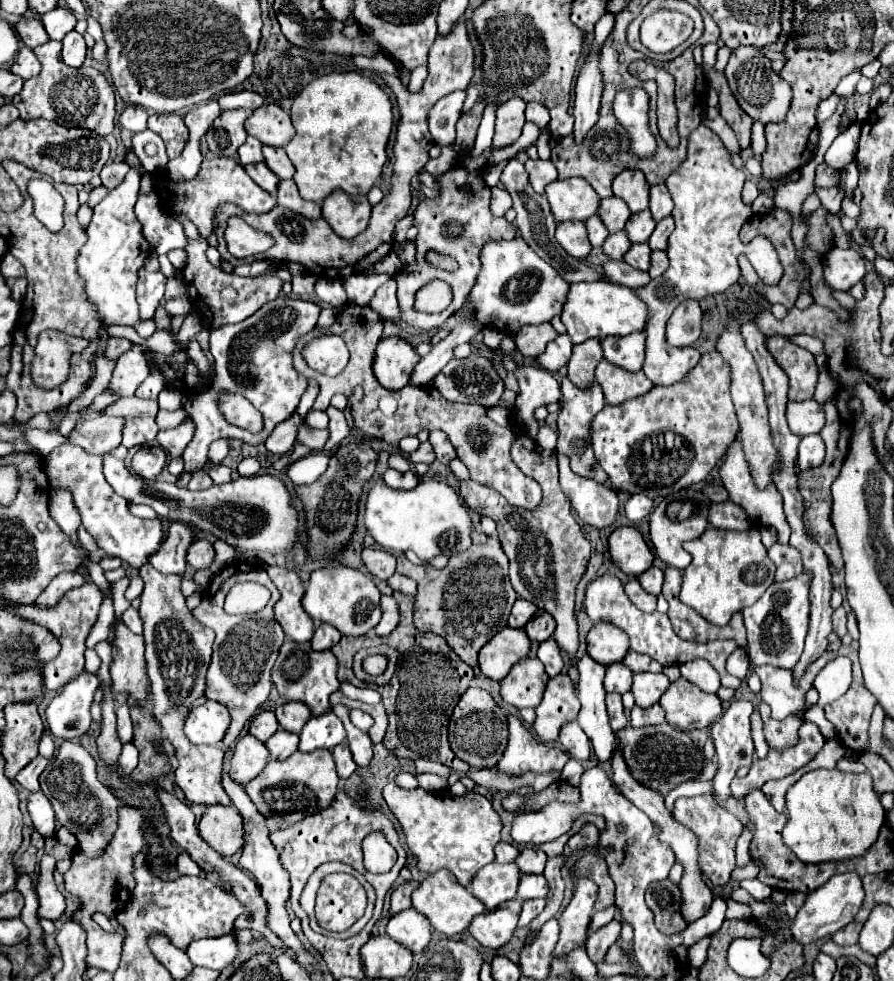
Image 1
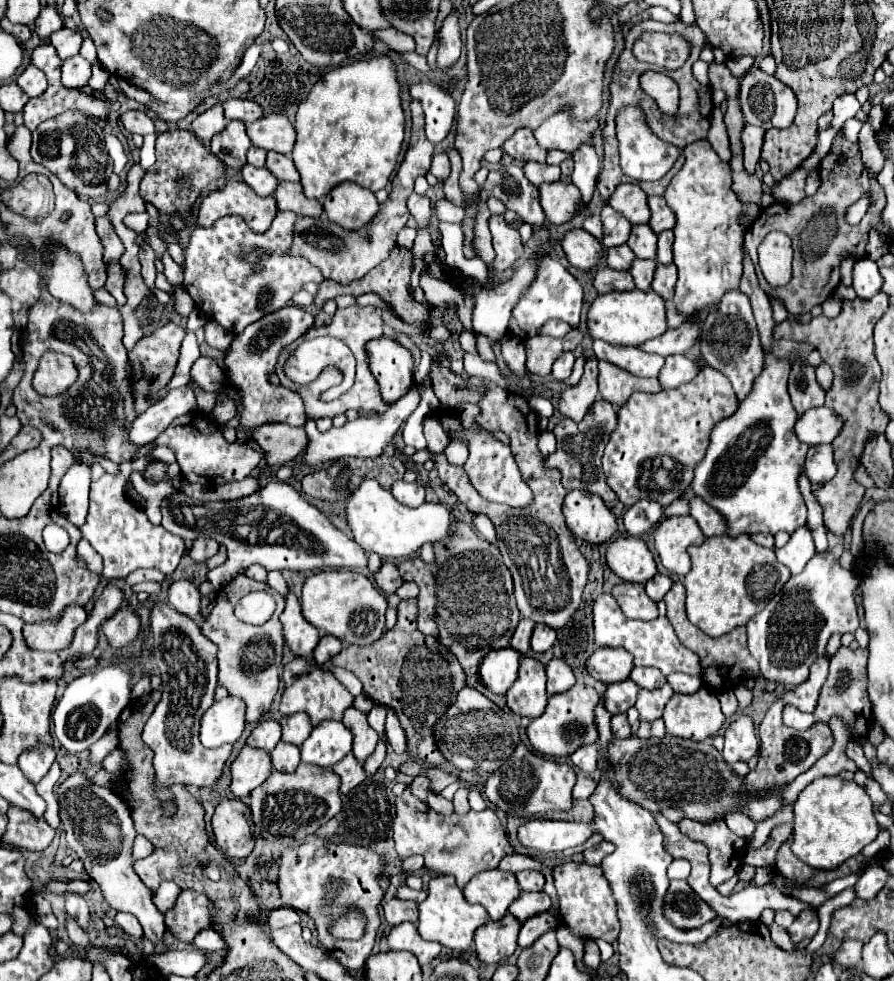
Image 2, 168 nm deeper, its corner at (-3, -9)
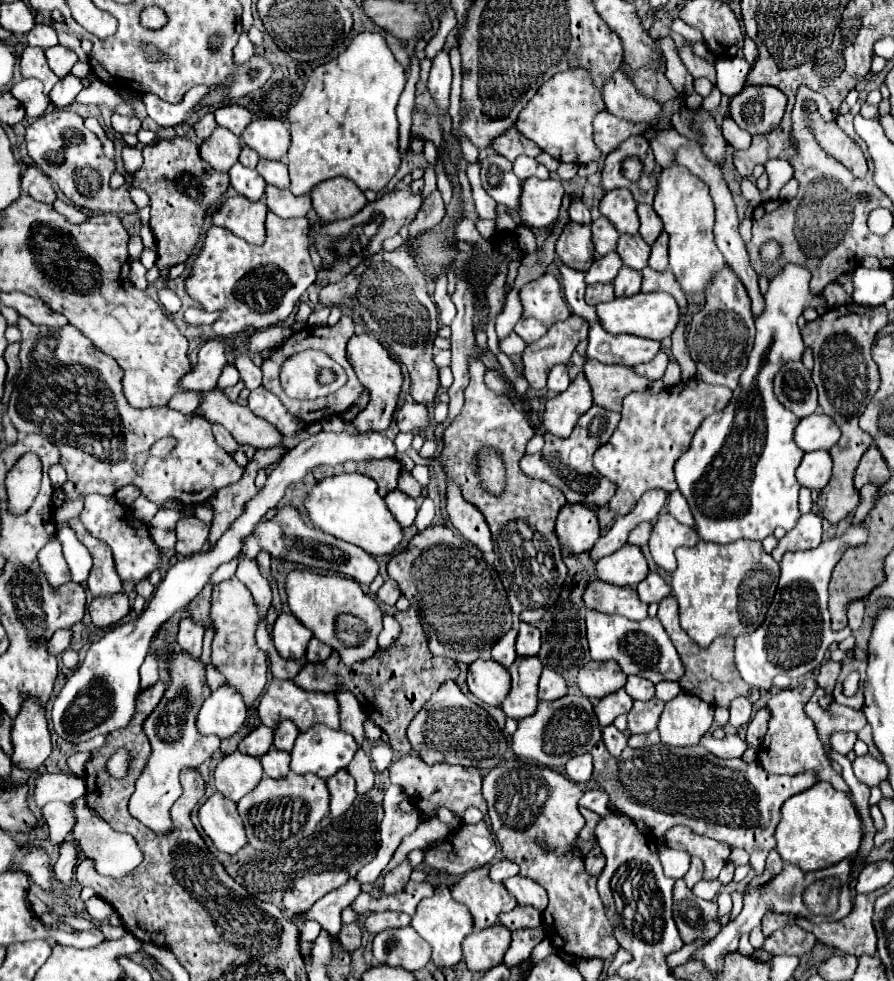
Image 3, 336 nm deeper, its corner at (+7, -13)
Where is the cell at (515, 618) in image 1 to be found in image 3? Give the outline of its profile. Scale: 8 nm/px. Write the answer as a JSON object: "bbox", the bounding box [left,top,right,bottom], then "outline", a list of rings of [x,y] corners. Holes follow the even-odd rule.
{"bbox":[492,630,516,666],"outline":[[[510,630],[508,634],[504,634],[496,646],[492,648],[492,660],[498,660],[502,666],[510,666],[516,660],[516,630]]]}

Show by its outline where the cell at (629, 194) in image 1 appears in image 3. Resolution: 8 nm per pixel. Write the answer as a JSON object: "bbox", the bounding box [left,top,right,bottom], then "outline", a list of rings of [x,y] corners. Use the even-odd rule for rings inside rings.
{"bbox":[600,188,638,234],"outline":[[[624,188],[610,190],[600,200],[600,214],[608,218],[620,234],[636,234],[638,232],[638,214],[636,202],[632,194]]]}

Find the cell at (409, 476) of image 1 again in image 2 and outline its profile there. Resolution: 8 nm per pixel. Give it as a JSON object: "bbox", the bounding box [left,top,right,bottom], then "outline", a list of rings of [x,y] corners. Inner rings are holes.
{"bbox":[392,480,424,508],"outline":[[[404,480],[394,482],[392,494],[408,508],[418,508],[424,502],[424,486],[420,482],[414,482],[414,484],[408,484]]]}

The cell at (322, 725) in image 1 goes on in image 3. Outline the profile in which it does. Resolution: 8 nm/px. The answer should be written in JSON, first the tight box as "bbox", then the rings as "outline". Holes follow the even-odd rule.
{"bbox":[290,724,358,778],"outline":[[[314,724],[306,732],[300,732],[300,736],[296,738],[296,744],[294,744],[294,750],[292,750],[290,770],[294,774],[312,772],[320,778],[328,778],[328,776],[336,774],[340,768],[346,768],[356,750],[358,750],[358,746],[352,740],[352,736],[344,734],[342,730],[332,730],[326,724]]]}

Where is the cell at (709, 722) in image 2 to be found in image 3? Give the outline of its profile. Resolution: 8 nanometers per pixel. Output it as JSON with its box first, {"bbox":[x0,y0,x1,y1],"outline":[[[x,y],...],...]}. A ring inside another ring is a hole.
{"bbox":[658,694,714,746],"outline":[[[678,694],[666,702],[658,732],[664,744],[672,746],[696,746],[714,722],[714,708],[692,694]]]}

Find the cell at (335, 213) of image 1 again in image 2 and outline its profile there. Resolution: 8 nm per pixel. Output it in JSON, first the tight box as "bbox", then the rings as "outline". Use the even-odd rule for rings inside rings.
{"bbox":[324,182,378,230],"outline":[[[342,182],[324,198],[324,212],[338,226],[360,230],[378,212],[378,200],[370,190],[354,182]]]}

